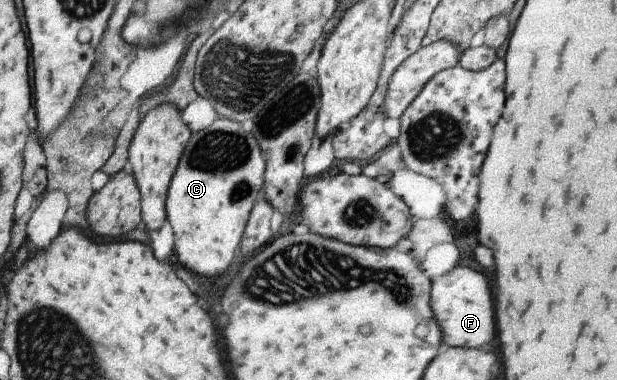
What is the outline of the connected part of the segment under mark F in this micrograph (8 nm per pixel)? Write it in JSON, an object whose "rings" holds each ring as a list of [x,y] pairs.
{"rings":[[[458,266],[430,280],[430,306],[441,328],[443,346],[478,349],[496,336],[494,304],[488,280],[482,272]]]}

